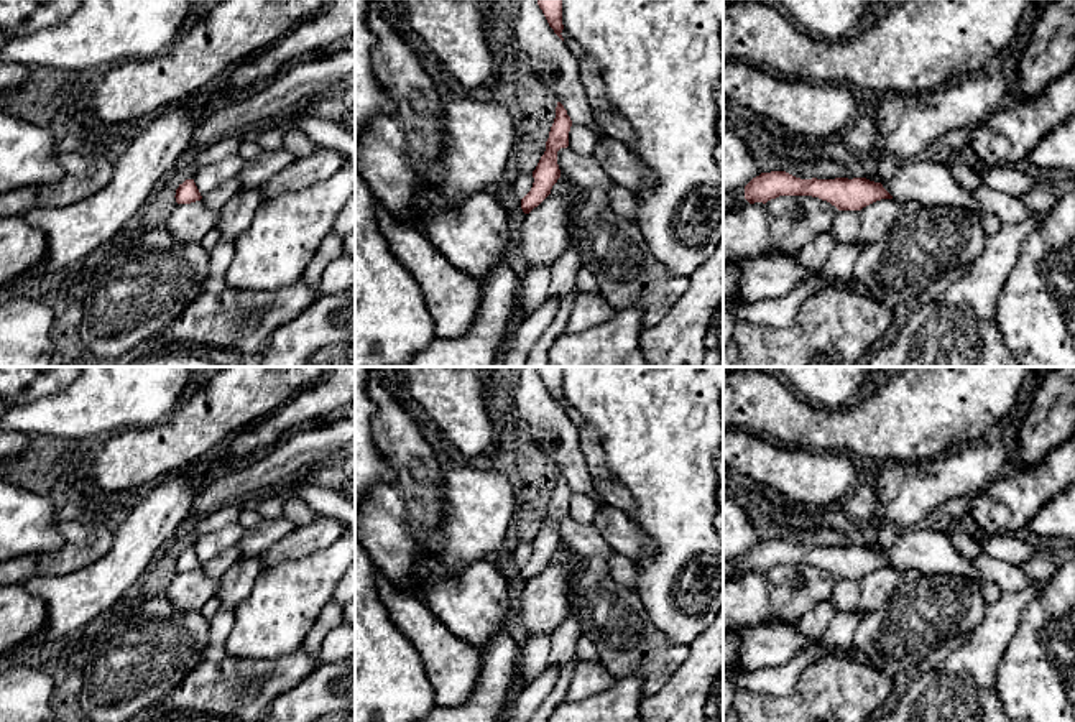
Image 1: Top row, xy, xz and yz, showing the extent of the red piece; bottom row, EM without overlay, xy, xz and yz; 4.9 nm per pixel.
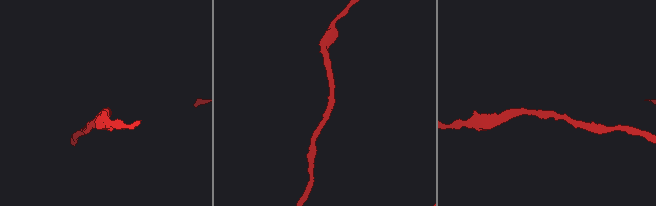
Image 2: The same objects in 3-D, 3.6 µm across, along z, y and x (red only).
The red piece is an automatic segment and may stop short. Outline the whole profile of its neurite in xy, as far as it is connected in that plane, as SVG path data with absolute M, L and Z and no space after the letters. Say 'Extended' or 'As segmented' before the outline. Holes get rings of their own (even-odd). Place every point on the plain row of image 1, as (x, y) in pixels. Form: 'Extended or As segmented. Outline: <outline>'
As segmented. Outline: M186 548L179 553L174 566L178 572L191 572L202 567L194 548Z

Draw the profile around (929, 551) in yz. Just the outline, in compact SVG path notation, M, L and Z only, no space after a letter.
M920 525L901 530L897 541L889 548L879 543L865 546L881 551L893 567L901 572L916 569L922 574L953 574L985 581L970 558L957 549L940 528L932 530L927 525Z

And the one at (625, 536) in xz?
M607 503L597 507L593 526L603 539L633 562L654 556L654 543L641 531L641 528L630 520L630 516Z

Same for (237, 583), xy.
M261 554L242 558L228 567L219 579L215 592L215 597L220 600L220 607L235 610L238 604L251 594L256 577L265 569Z

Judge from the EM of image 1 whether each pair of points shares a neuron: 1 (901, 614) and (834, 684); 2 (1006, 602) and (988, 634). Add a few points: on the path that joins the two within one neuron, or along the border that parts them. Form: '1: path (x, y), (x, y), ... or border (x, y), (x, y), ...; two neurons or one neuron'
1: border (863, 660), (896, 680); two neurons
2: path (1006, 610), (996, 625); one neuron

